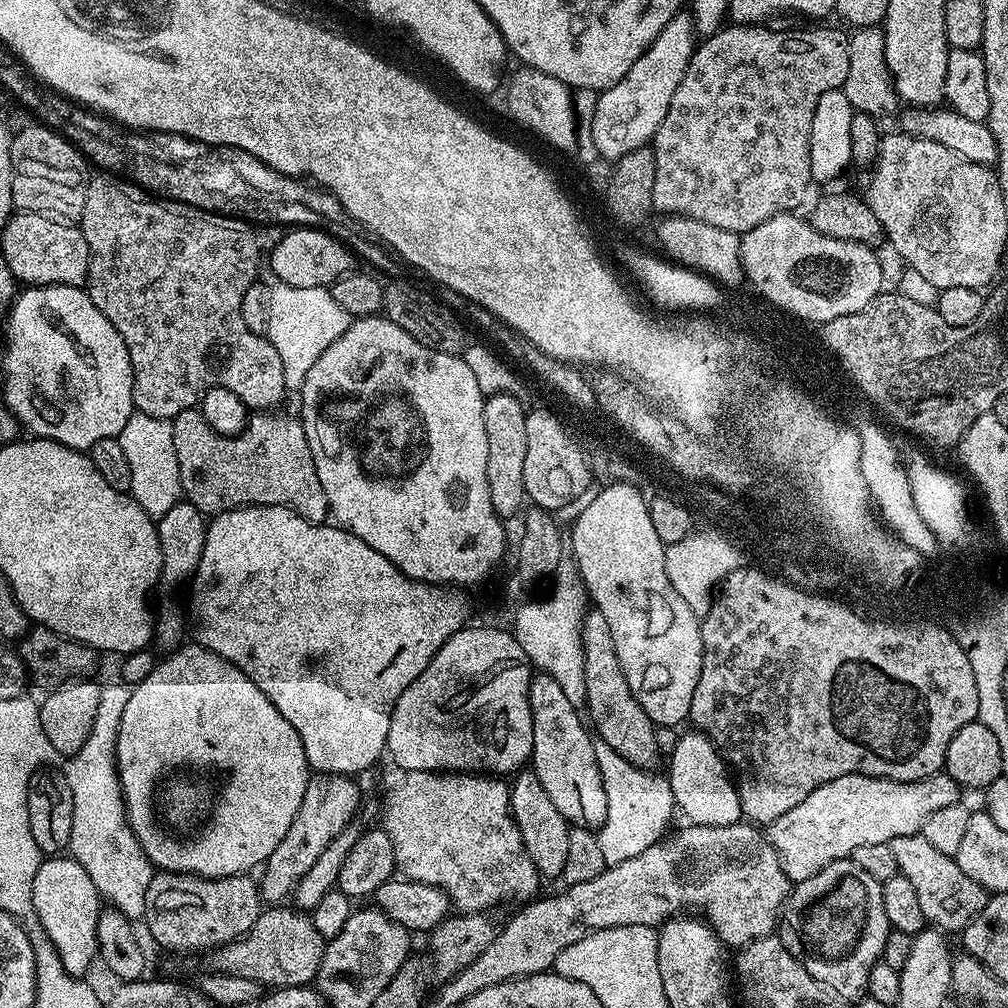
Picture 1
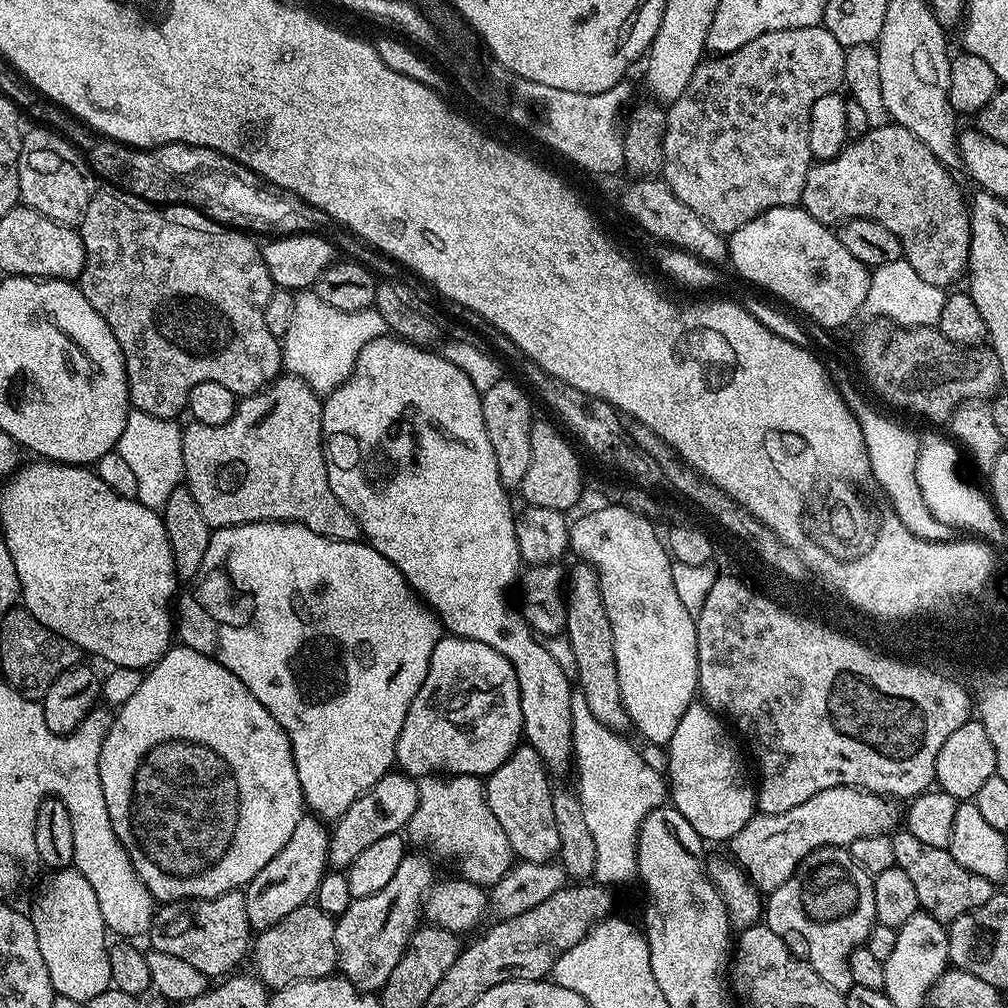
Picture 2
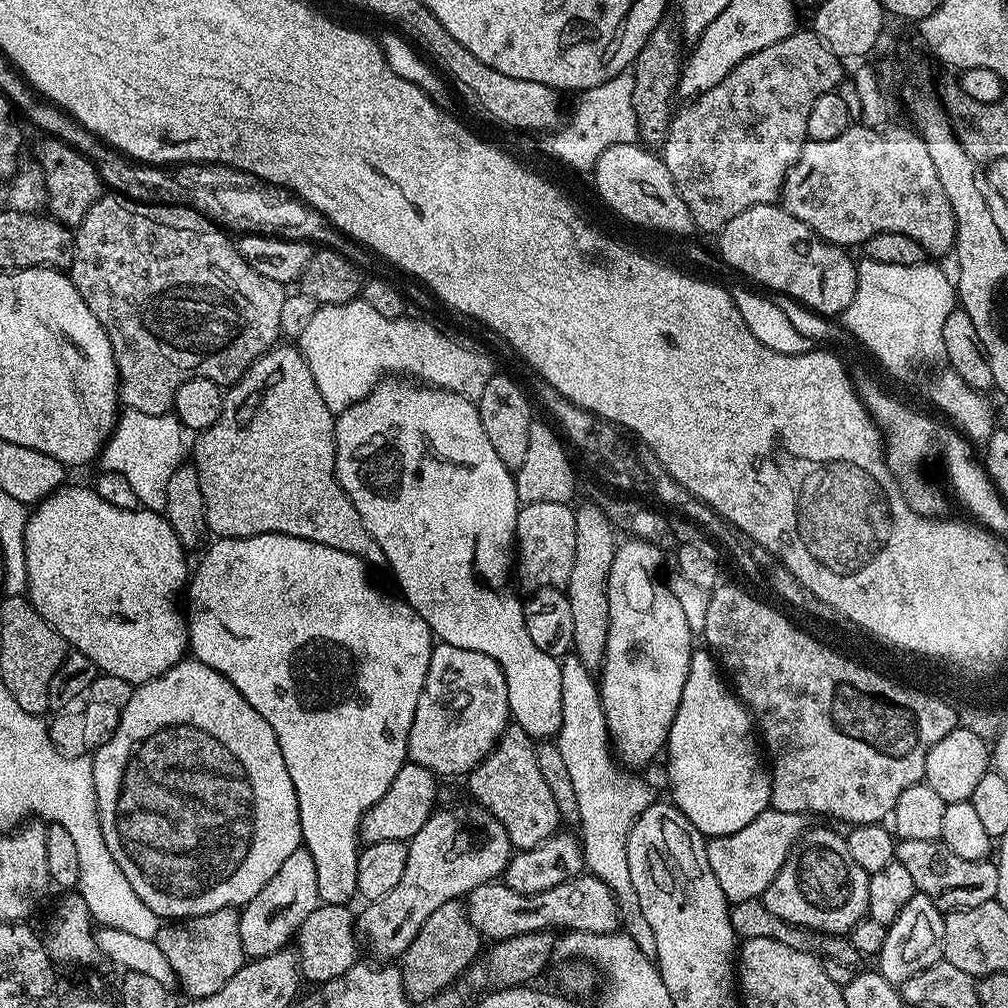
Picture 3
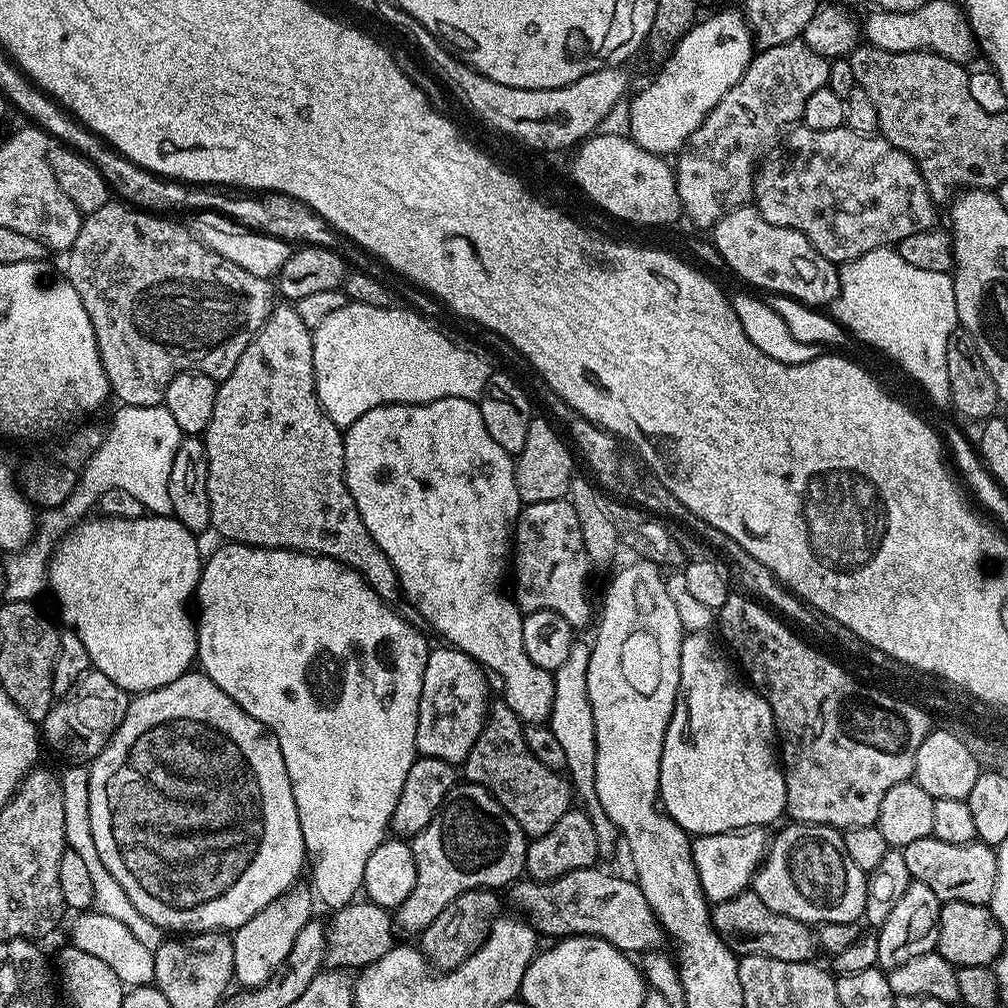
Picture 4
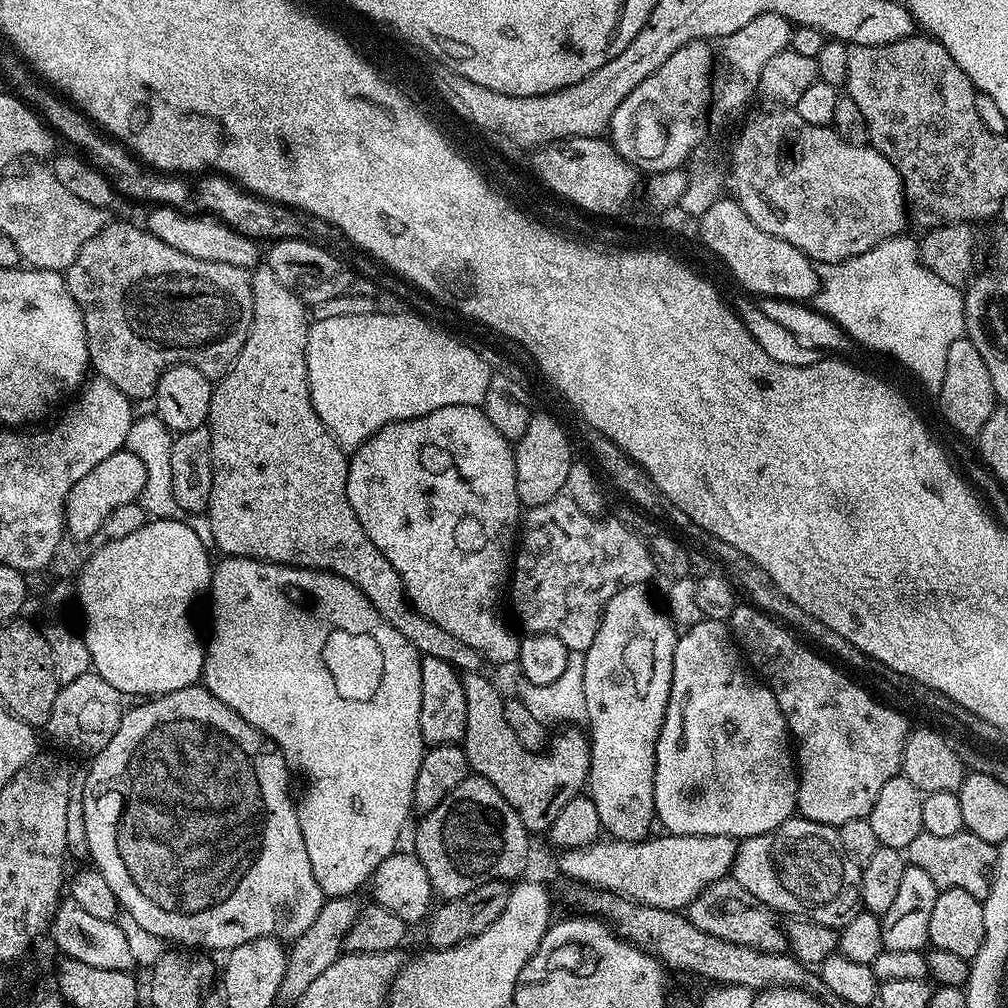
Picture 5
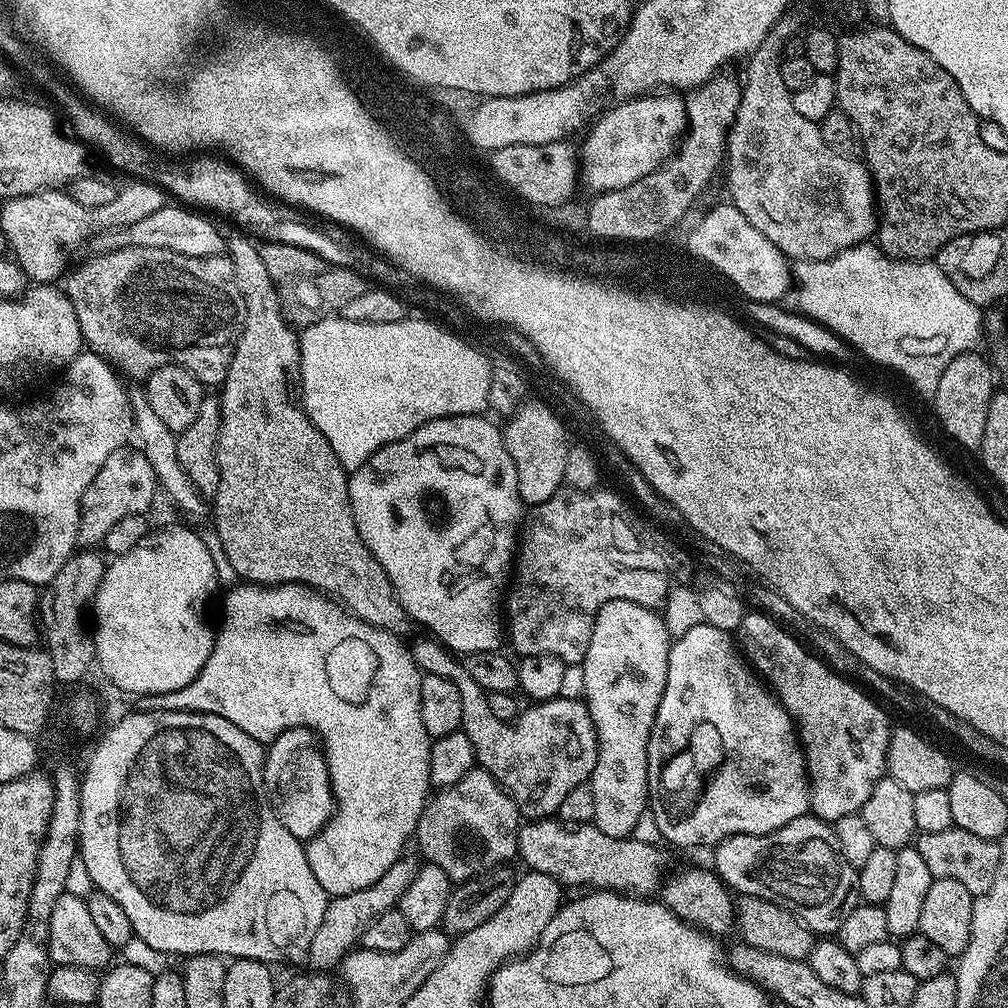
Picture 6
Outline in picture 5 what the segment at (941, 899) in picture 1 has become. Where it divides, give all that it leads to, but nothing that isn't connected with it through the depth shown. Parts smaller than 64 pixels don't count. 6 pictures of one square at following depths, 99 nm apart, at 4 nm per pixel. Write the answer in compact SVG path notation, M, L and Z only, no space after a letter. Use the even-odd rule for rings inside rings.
M968 831L959 832L950 836L941 837L934 834L920 832L914 842L906 849L906 860L909 865L934 878L937 889L957 888L966 890L966 894L974 894L981 902L988 897L992 888L992 877L996 874L997 845L982 842L978 834Z

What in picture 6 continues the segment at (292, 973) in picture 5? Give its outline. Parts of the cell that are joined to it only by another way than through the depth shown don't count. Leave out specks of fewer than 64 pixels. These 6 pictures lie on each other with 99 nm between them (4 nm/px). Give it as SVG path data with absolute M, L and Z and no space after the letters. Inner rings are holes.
M401 855L400 859L394 862L394 866L390 866L390 870L386 870L386 874L378 878L378 882L370 882L366 890L354 890L354 894L342 894L329 899L326 914L322 914L322 926L318 926L310 942L310 950L306 957L309 969L325 974L331 973L331 968L339 969L344 957L360 944L360 936L366 926L374 918L393 911L399 905L402 894L406 894L406 888L410 886L421 865L419 859L415 860L408 855Z

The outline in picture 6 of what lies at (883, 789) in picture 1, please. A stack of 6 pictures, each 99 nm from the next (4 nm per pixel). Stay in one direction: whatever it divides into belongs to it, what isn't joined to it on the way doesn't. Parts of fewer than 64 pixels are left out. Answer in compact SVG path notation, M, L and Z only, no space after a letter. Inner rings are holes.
M547 818L521 823L516 846L519 859L524 859L531 871L555 876L561 885L592 884L588 886L596 890L648 898L661 887L664 856L654 845L636 839L610 838L591 822L565 824L559 818Z

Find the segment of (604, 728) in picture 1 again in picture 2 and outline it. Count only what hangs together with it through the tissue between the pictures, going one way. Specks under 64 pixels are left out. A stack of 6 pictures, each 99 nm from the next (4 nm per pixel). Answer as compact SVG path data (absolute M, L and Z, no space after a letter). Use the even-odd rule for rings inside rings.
M576 562L572 572L570 568L566 576L566 599L568 610L564 632L570 650L574 650L574 680L578 690L586 698L586 706L590 706L590 714L594 714L594 718L598 718L602 726L606 726L611 732L627 733L630 721L624 709L622 694L618 690L618 666L614 662L614 630L610 626L610 618L606 618L606 606L602 602L598 576L589 564Z

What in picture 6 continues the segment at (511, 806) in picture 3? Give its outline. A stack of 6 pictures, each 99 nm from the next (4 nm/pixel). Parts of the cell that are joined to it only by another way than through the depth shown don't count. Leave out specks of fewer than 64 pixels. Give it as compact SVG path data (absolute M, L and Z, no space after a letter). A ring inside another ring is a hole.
M435 638L411 641L414 662L424 676L437 676L454 682L462 702L460 727L474 746L476 763L500 783L516 804L525 821L545 820L557 815L566 794L574 786L591 781L598 758L598 738L590 710L583 699L555 696L552 700L525 707L515 721L497 718L490 710L488 693L466 671L445 644Z

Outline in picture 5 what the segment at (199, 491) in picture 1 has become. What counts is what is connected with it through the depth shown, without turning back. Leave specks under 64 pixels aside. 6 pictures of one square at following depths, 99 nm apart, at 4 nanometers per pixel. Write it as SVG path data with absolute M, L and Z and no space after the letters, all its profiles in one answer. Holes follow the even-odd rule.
M267 266L257 267L251 278L252 325L248 337L231 370L215 381L210 398L206 427L212 439L212 489L206 519L212 531L211 543L216 543L225 557L241 556L269 560L271 564L289 564L291 568L333 572L358 586L376 613L394 626L410 646L418 649L421 657L441 660L444 663L441 665L460 674L481 671L482 657L474 646L466 646L466 642L454 638L454 634L446 634L438 622L430 622L430 618L421 616L409 600L398 570L394 570L394 566L386 562L382 550L366 538L366 530L362 530L362 522L358 522L350 506L346 494L349 457L330 430L326 430L322 418L318 418L310 398L309 309L303 299L297 293L295 296L292 293L295 291L283 284Z

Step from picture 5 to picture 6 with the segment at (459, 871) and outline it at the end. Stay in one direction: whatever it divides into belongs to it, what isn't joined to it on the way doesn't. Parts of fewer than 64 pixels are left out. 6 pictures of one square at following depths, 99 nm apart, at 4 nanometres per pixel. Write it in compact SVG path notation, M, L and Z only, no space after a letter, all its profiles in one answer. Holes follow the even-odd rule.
M477 766L454 786L441 788L425 804L418 818L414 844L420 847L423 859L446 870L453 882L473 880L475 876L516 860L516 834L522 817L491 774Z

